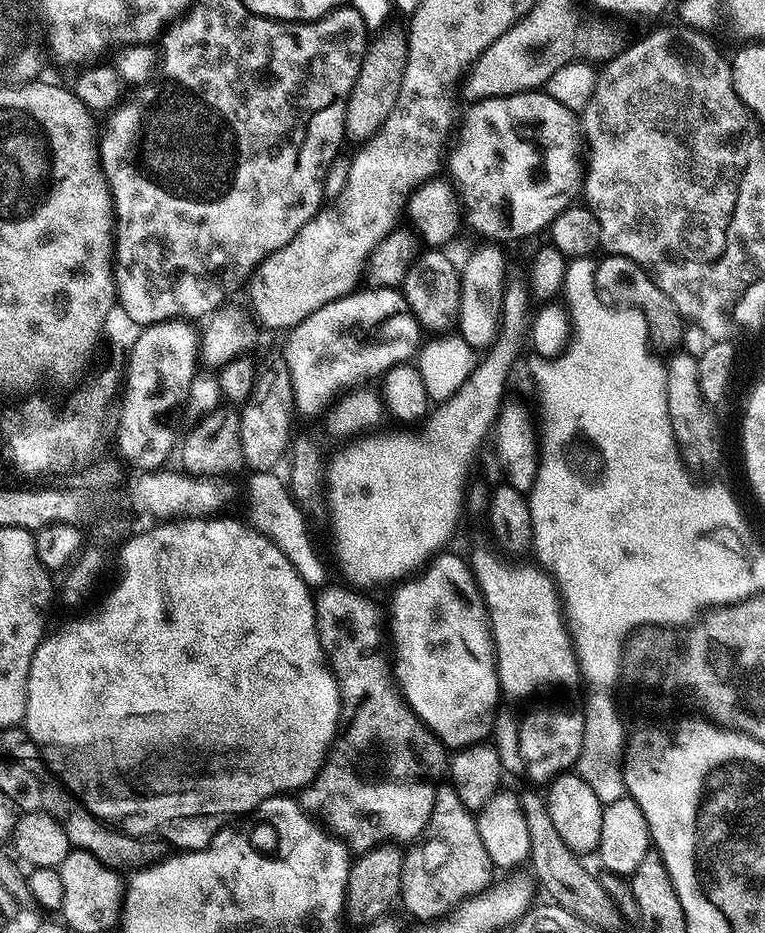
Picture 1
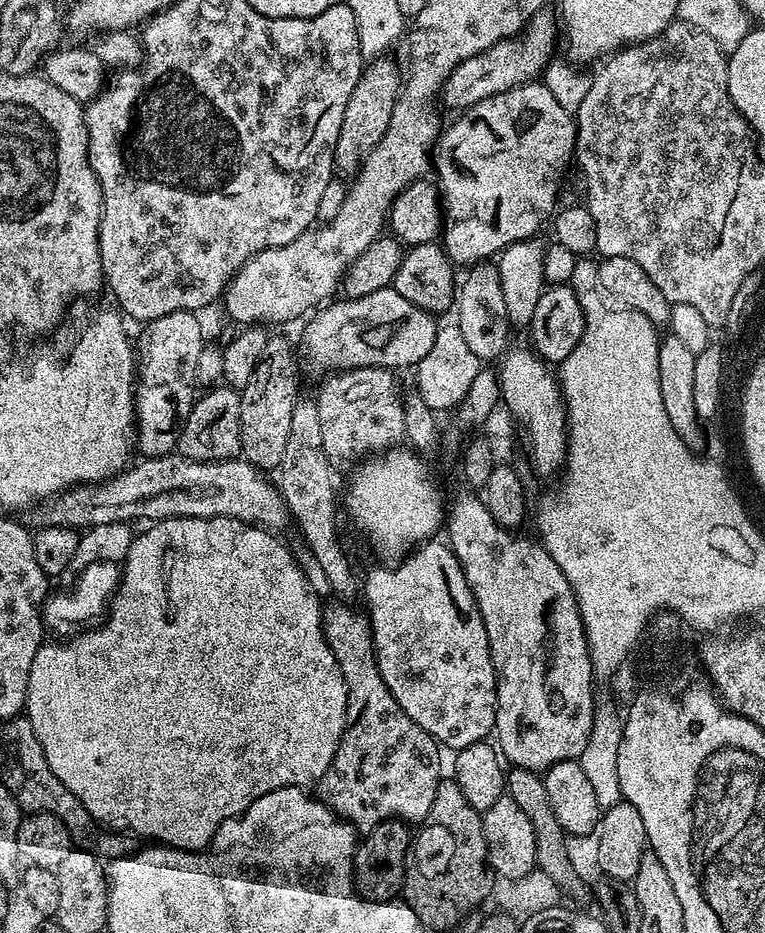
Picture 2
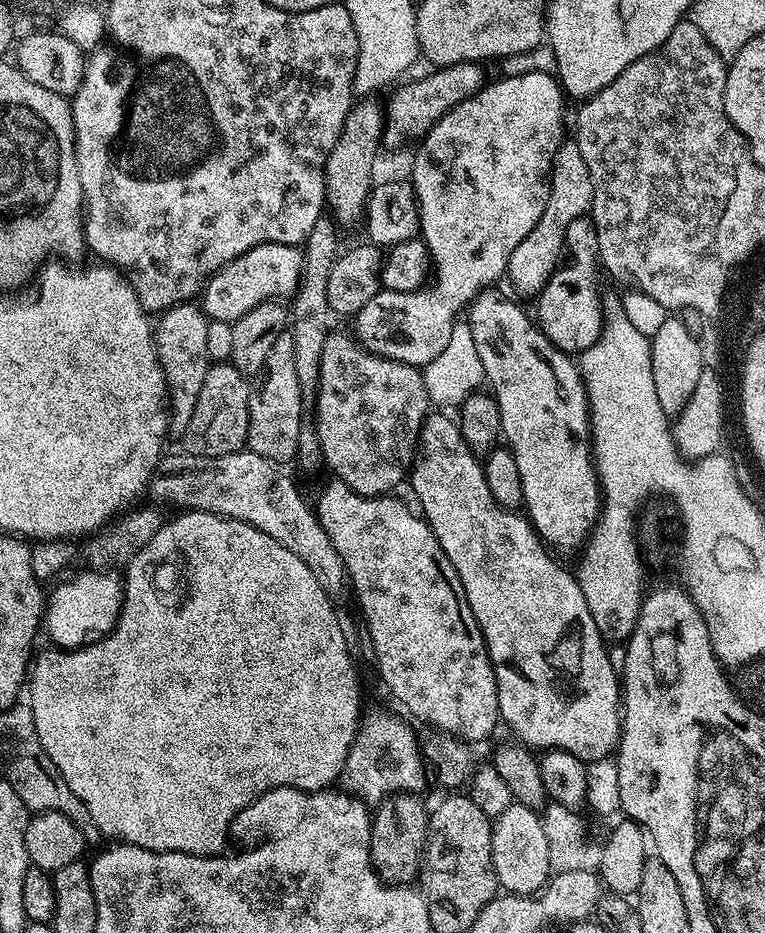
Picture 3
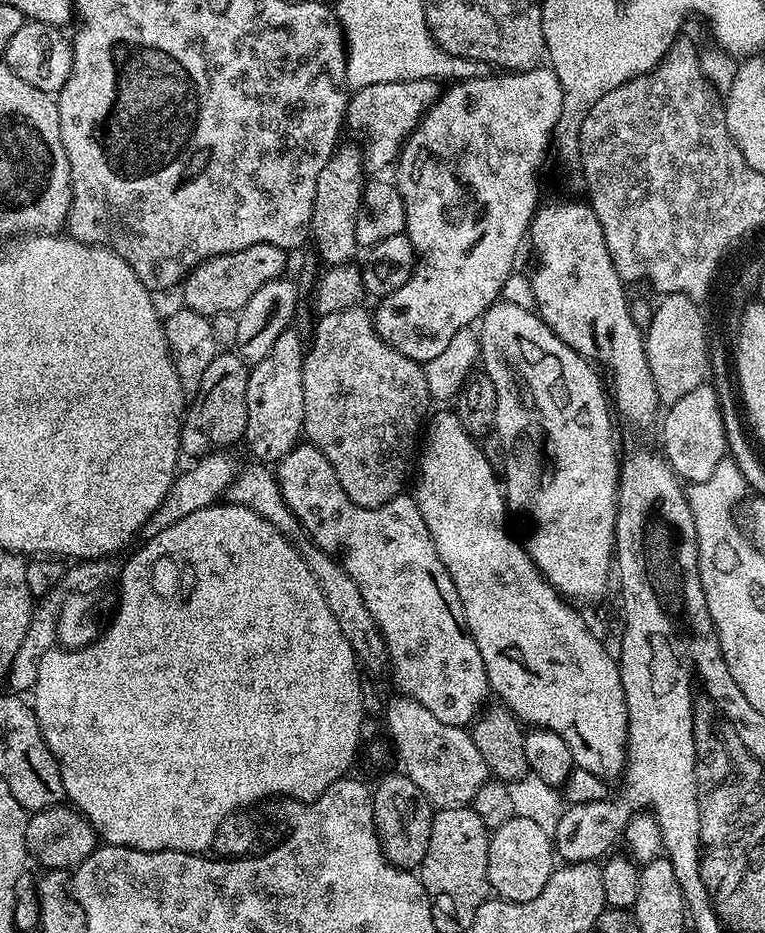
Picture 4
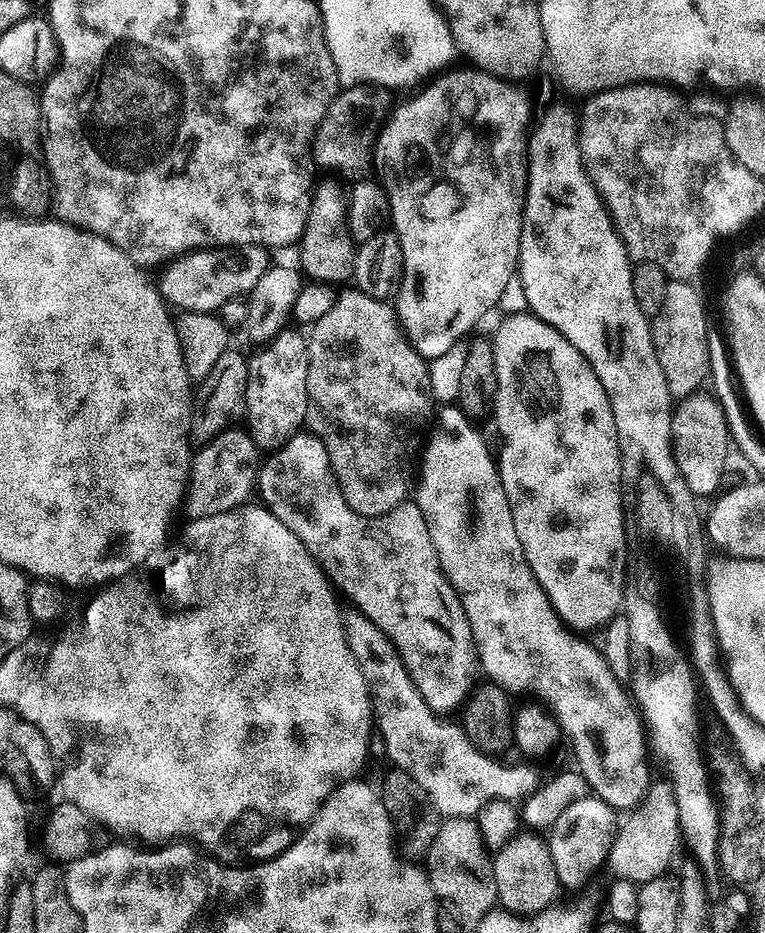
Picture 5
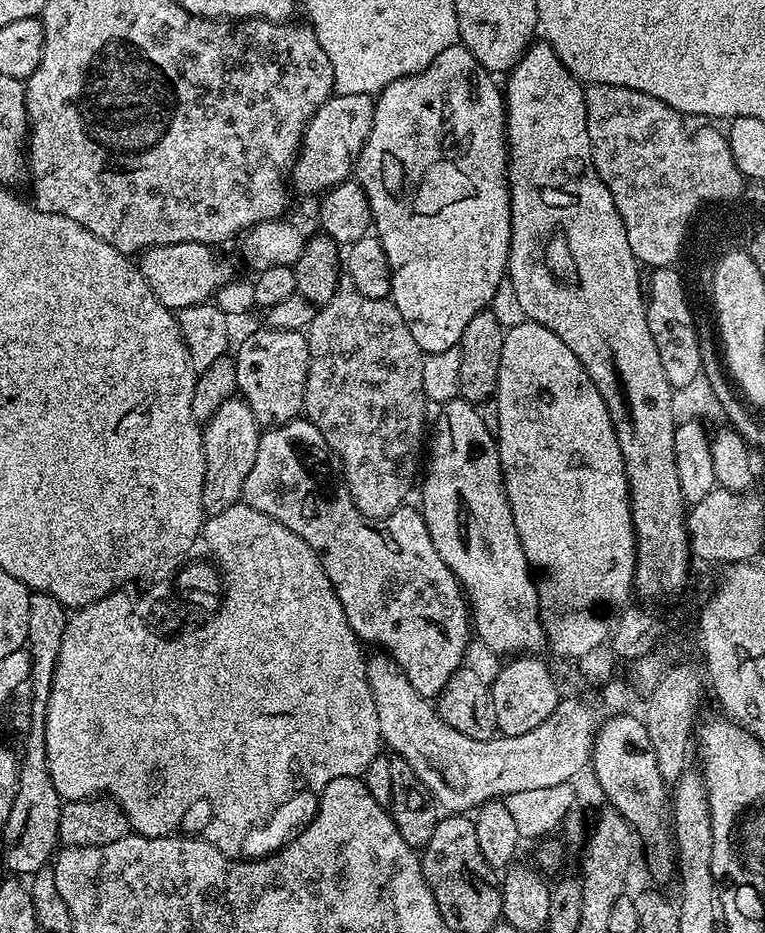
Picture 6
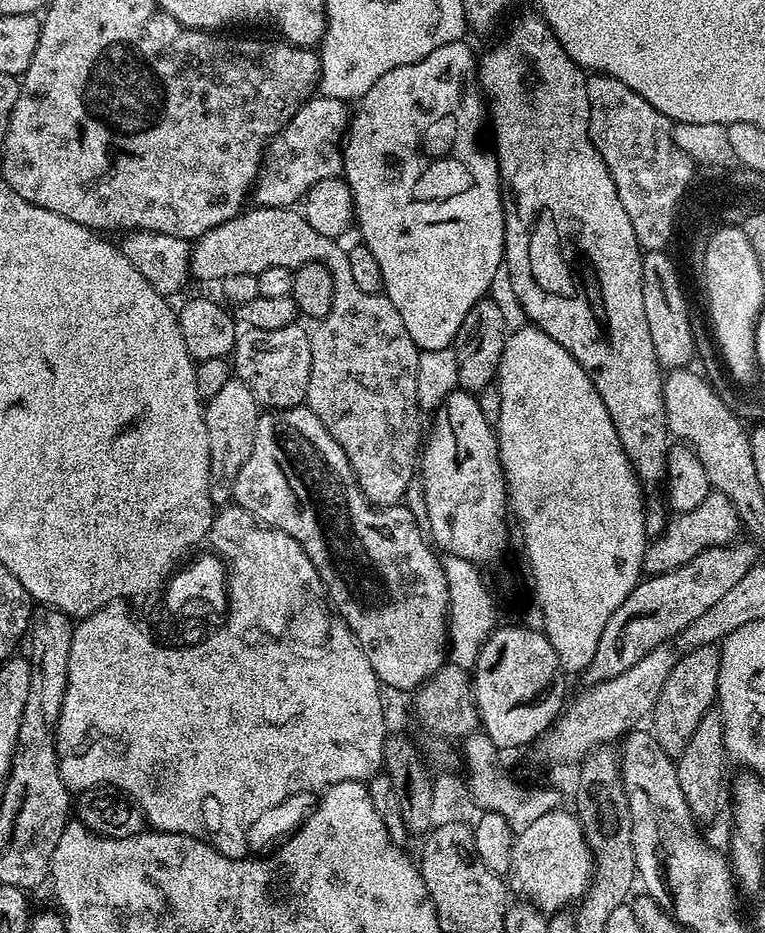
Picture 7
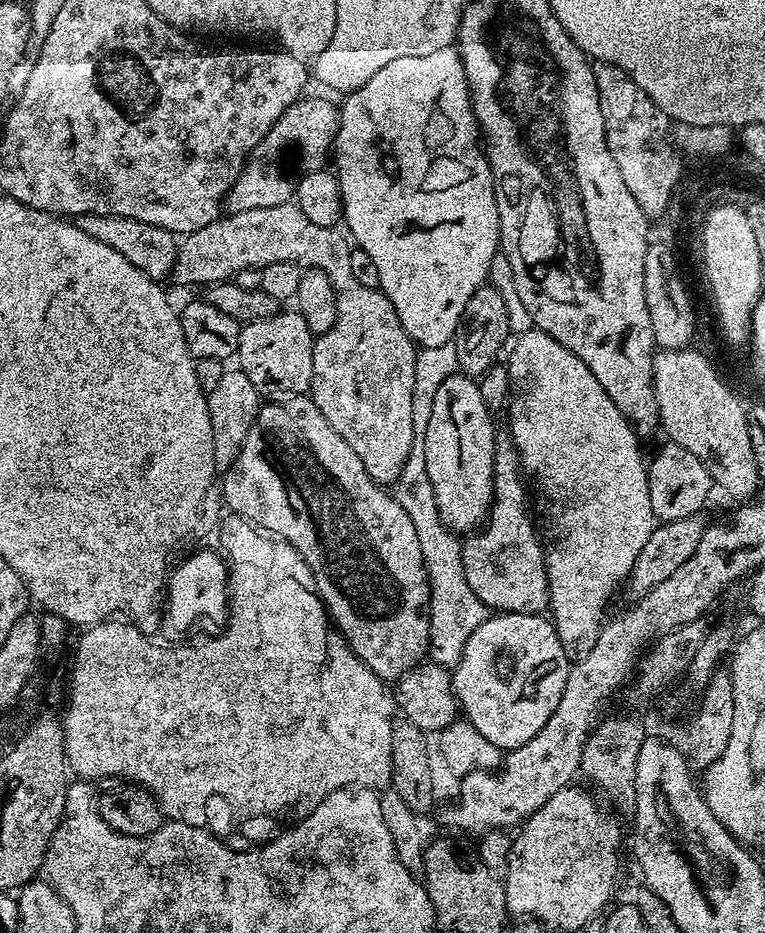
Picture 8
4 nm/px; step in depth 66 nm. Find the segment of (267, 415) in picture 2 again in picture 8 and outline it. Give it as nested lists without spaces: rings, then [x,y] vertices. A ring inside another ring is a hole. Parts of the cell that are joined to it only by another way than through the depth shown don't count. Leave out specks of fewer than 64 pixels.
[[[280,310],[275,316],[241,327],[235,359],[240,360],[239,371],[254,382],[254,390],[258,390],[265,401],[299,400],[307,397],[312,387],[313,343],[314,334],[309,331],[302,314]]]

